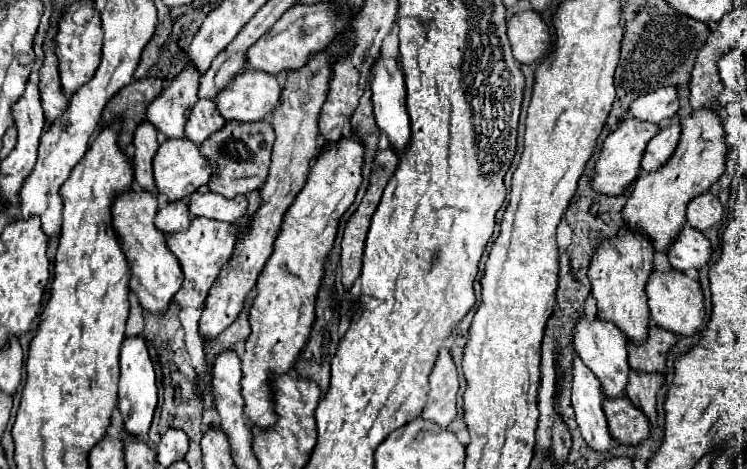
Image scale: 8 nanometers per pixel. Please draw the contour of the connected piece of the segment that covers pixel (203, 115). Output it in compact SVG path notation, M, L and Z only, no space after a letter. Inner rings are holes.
M200 99L194 105L190 119L186 123L186 137L190 141L194 141L196 145L200 145L212 133L216 133L224 123L226 123L226 119L220 115L216 103L212 99Z

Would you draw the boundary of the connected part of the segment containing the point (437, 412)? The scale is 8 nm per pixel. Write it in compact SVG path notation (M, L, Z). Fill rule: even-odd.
M450 347L440 349L434 371L430 373L430 395L422 411L424 419L448 427L456 417L456 395L458 395L458 371L450 355Z

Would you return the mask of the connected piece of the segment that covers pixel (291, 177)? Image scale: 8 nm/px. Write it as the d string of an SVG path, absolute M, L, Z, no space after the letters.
M318 51L316 55L312 55L302 69L288 71L288 81L282 91L282 103L268 117L268 121L276 131L276 143L272 151L270 175L266 183L260 187L262 203L256 209L254 217L250 217L250 227L246 227L244 237L238 239L230 261L224 265L216 283L210 289L198 329L204 341L216 339L224 329L228 329L236 321L238 313L244 309L250 291L256 285L258 275L262 273L268 257L272 255L272 245L280 233L284 213L296 199L298 191L304 187L310 163L318 155L318 131L320 131L318 119L328 97L330 79L332 79L332 63L326 51Z

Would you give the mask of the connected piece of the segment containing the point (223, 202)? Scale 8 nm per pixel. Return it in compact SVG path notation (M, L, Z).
M194 193L190 199L190 211L192 215L202 215L218 221L238 221L240 217L246 215L248 209L248 199L246 195L236 195L234 199L226 199L220 193Z

